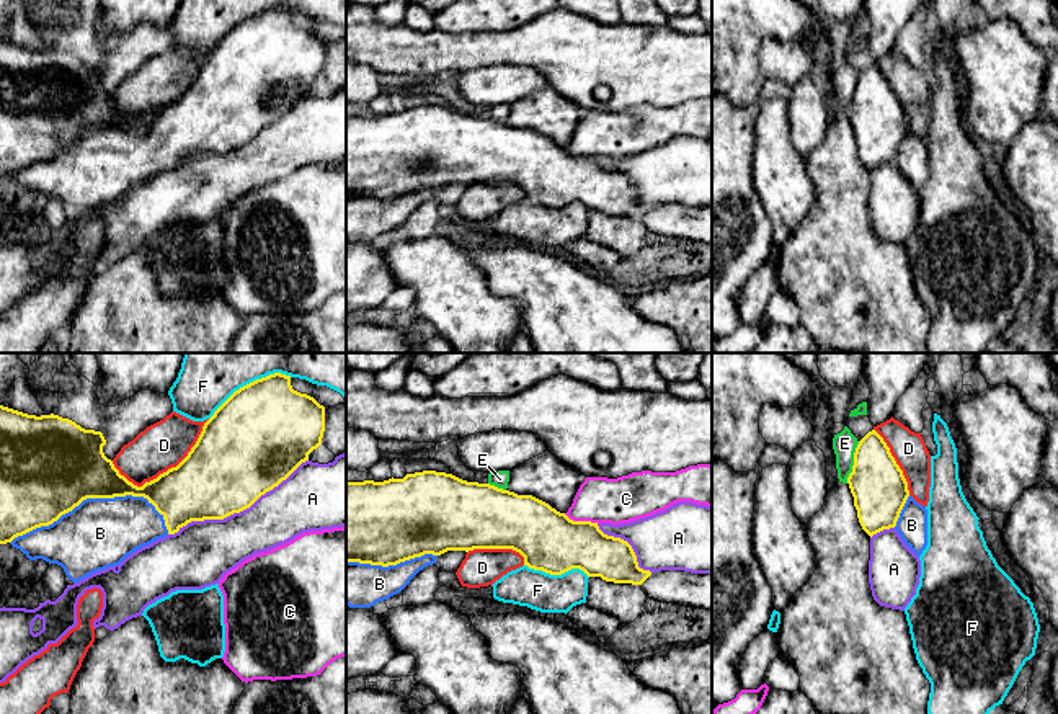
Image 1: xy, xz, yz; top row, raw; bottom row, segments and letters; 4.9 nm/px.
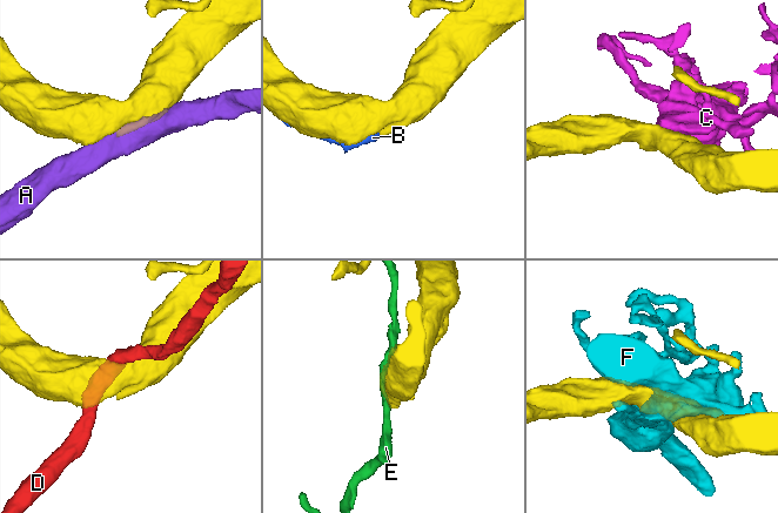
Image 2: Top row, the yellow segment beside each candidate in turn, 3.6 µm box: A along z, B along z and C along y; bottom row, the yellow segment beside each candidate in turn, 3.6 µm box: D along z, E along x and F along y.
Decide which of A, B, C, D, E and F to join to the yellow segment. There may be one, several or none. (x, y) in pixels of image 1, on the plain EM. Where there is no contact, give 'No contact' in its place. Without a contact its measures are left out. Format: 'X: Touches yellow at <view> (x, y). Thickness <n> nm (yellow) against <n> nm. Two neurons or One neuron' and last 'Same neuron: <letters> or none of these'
A: Touches yellow at xy (237, 146). Thickness 420 nm (yellow) against 300 nm. Two neurons
B: Touches yellow at xy (93, 131). Thickness 460 nm (yellow) against 340 nm. One neuron
C: Touches yellow at xz (582, 156). Thickness 300 nm (yellow) against 220 nm. Two neurons
D: Touches yellow at xy (167, 105). Thickness 380 nm (yellow) against 240 nm. Two neurons
E: Touches yellow at yz (854, 97). Thickness 280 nm (yellow) against 120 nm. Two neurons
F: Touches yellow at xy (250, 17). Thickness 480 nm (yellow) against 240 nm. Two neurons
Same neuron: B

